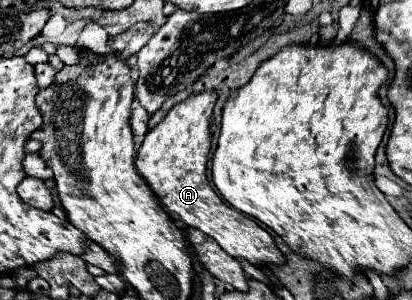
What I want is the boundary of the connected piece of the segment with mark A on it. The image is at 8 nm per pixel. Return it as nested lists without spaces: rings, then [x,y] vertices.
[[[204,90],[174,104],[166,118],[146,134],[144,144],[138,150],[136,168],[152,186],[154,194],[172,220],[180,220],[186,226],[208,234],[236,260],[248,260],[254,266],[284,264],[284,254],[276,248],[274,238],[252,218],[228,206],[206,180],[206,164],[210,154],[210,120],[216,100],[216,90]]]

